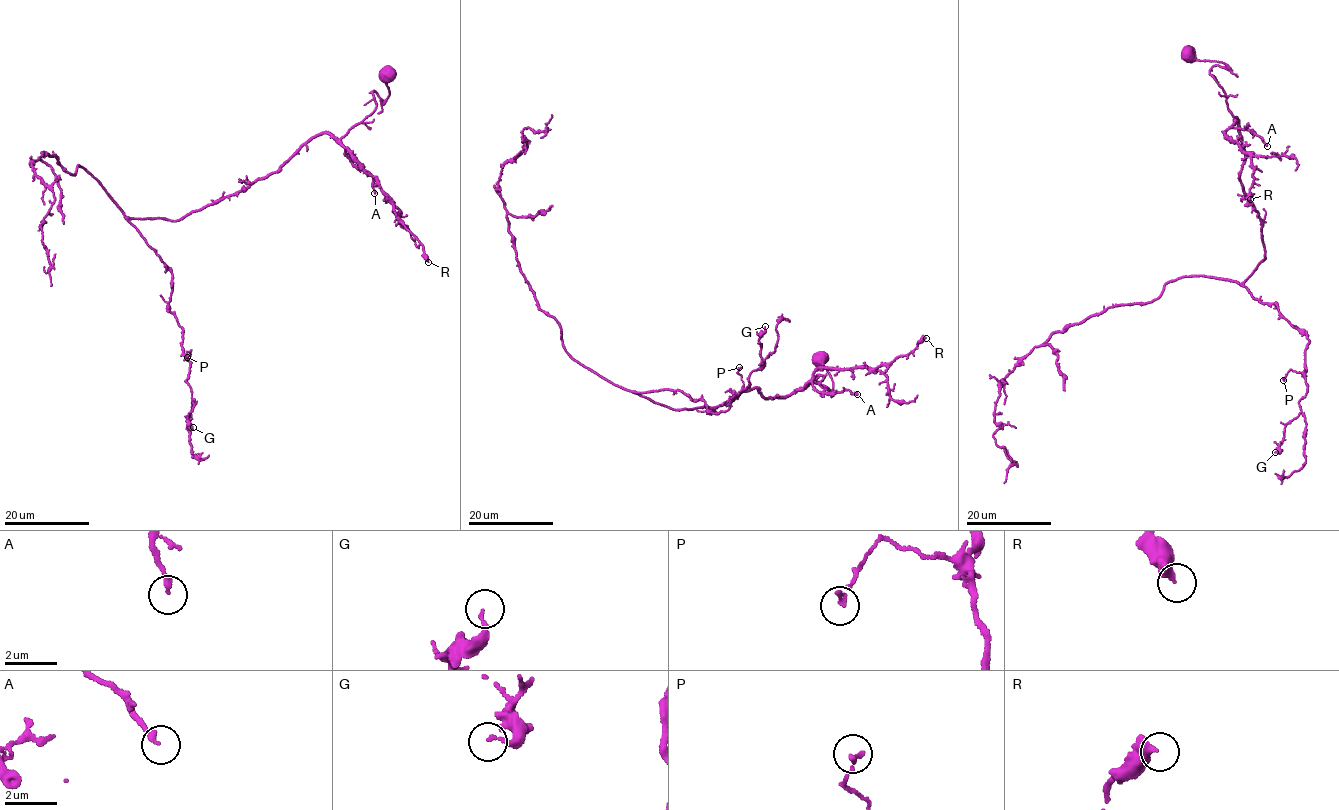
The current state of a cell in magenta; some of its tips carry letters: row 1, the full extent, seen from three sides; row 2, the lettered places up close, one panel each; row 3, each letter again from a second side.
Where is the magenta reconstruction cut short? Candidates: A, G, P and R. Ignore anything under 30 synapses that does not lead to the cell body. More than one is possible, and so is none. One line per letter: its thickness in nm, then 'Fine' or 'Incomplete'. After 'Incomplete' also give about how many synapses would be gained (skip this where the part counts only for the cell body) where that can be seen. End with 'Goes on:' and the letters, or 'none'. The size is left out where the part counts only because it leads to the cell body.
A: Thickness 200 nm. Fine
G: Thickness 150 nm. Fine
P: Thickness 180 nm. Fine
R: Thickness 440 nm. Fine
Goes on: none

